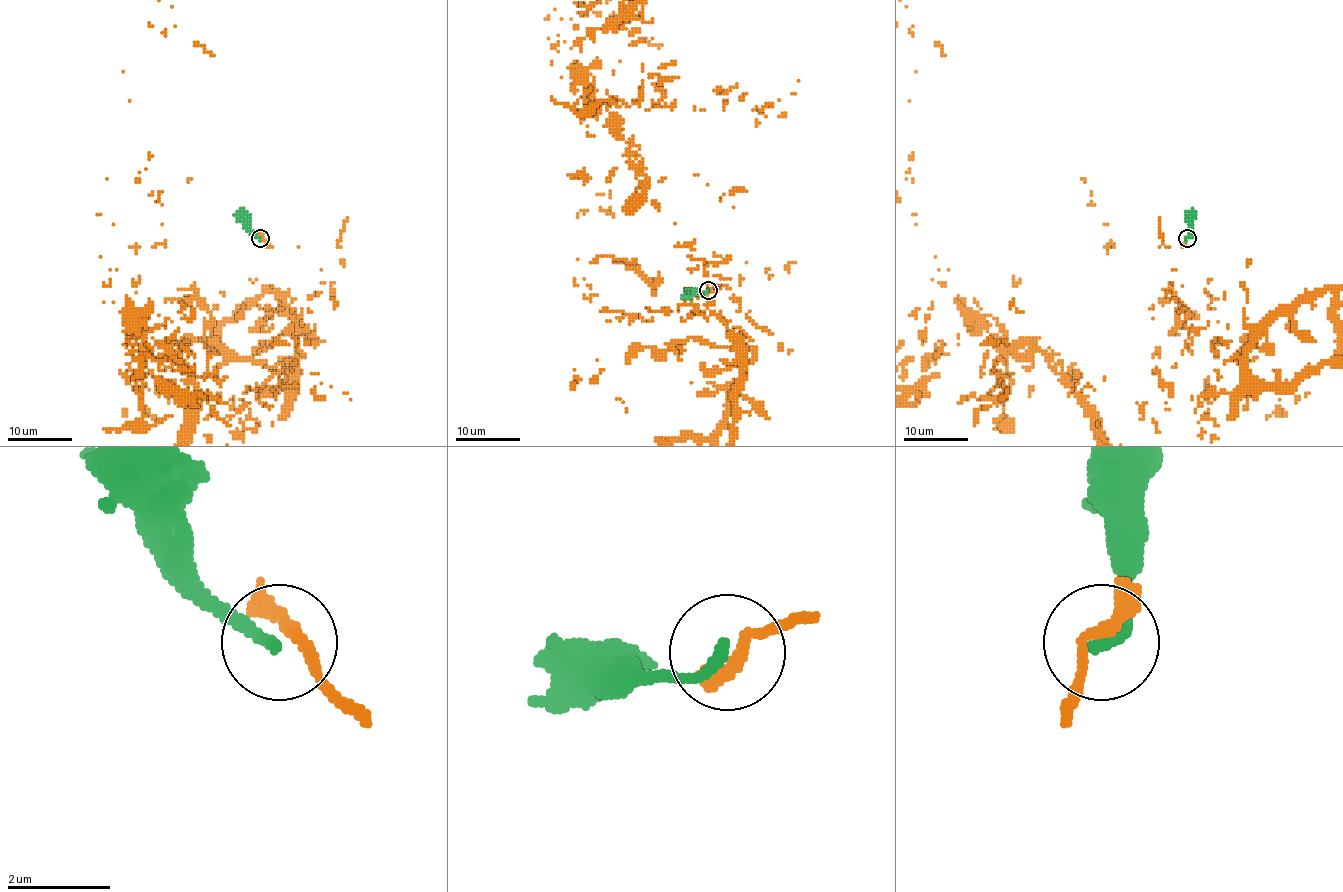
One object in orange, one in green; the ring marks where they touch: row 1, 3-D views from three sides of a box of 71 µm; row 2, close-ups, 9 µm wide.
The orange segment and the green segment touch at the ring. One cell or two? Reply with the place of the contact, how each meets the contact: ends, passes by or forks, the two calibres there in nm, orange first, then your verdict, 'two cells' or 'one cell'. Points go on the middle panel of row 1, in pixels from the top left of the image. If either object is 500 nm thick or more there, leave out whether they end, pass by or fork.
place (708, 290); orange passes by; green ends; calibres 240 and 240 nm; two cells

